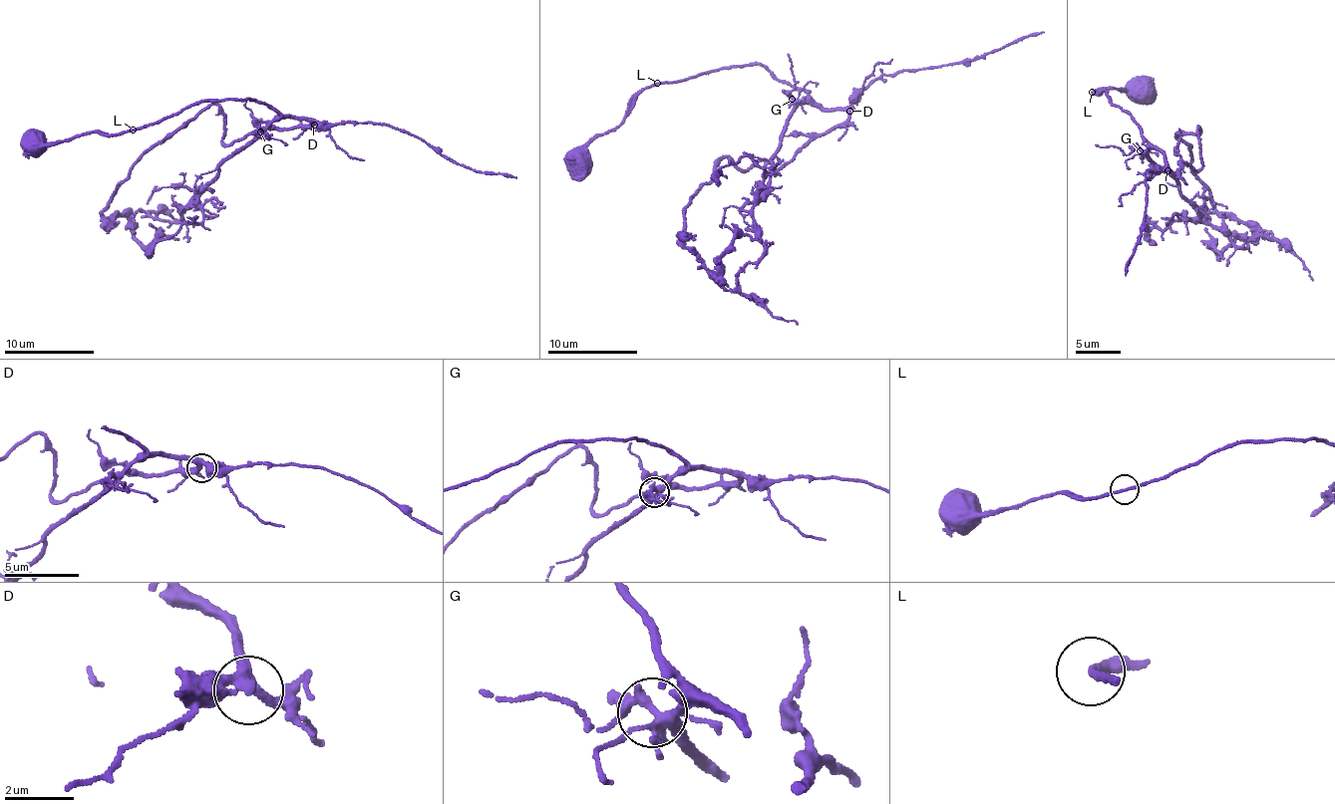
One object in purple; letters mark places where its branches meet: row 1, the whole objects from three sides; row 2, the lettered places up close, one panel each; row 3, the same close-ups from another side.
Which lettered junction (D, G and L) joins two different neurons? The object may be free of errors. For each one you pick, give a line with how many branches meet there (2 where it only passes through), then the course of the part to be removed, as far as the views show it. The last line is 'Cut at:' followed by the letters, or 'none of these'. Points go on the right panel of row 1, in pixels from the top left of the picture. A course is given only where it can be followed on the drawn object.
Cut at: none of these

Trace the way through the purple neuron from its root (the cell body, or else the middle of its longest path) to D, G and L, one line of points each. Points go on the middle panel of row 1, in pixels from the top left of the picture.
D: (581, 161), (593, 137), (618, 128), (646, 87), (711, 70), (759, 63), (826, 110), (849, 111)
G: (581, 161), (593, 137), (618, 128), (642, 90), (657, 84), (759, 63), (809, 93), (792, 99)
L: (581, 161), (585, 158), (585, 148), (593, 137), (618, 128), (642, 90), (657, 84)

